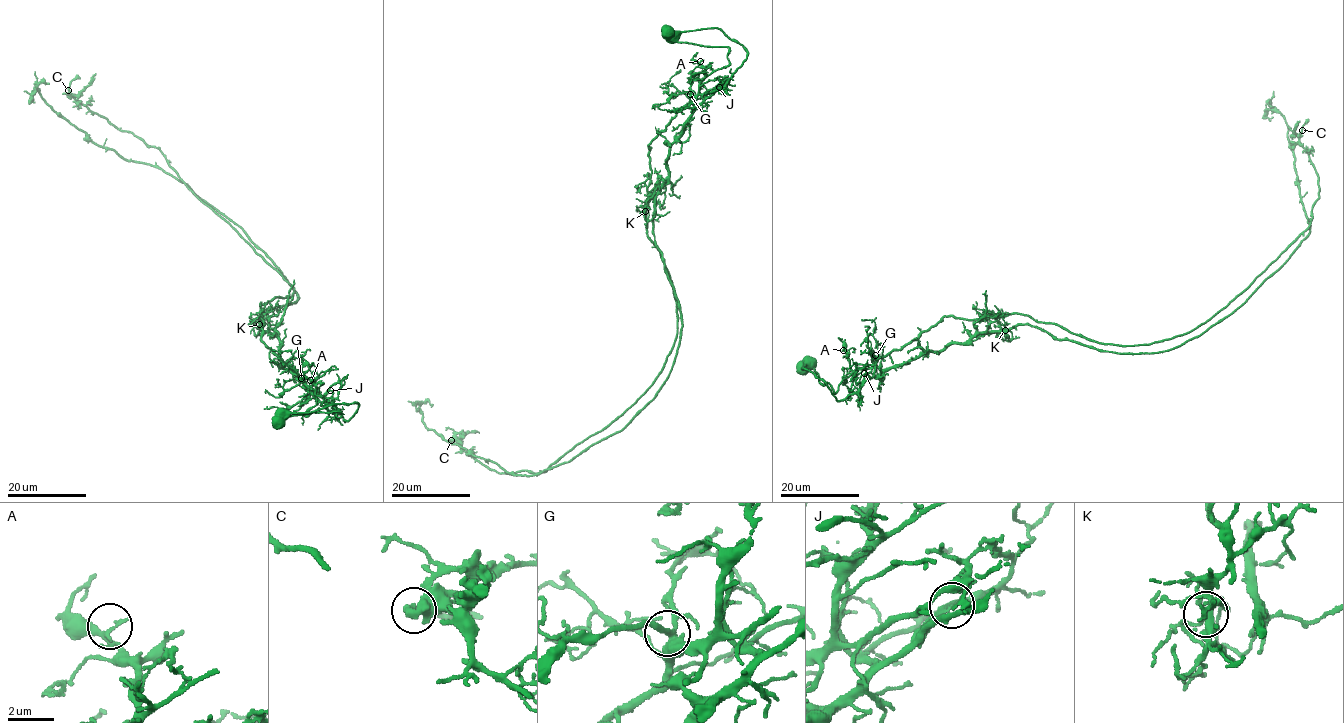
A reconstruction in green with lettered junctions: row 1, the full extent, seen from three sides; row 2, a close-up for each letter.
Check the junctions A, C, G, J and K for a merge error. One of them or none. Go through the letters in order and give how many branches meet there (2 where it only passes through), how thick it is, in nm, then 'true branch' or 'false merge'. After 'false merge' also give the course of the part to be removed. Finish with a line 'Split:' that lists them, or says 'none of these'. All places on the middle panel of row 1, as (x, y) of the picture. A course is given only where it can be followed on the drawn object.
A: 3 | 170 nm | true branch
C: 2 | 180 nm | true branch
G: 3 | 280 nm | true branch
J: 3 | 180 nm | false merge | (719, 88), (648, 145), (647, 229), (677, 315), (652, 385), (544, 471), (488, 469), (456, 437), (479, 432)
K: 3 | 150 nm | true branch
Split: J

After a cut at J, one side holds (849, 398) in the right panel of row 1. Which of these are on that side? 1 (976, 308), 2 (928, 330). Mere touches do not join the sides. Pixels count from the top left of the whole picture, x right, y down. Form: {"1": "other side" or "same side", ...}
{"1": "other side", "2": "other side"}

